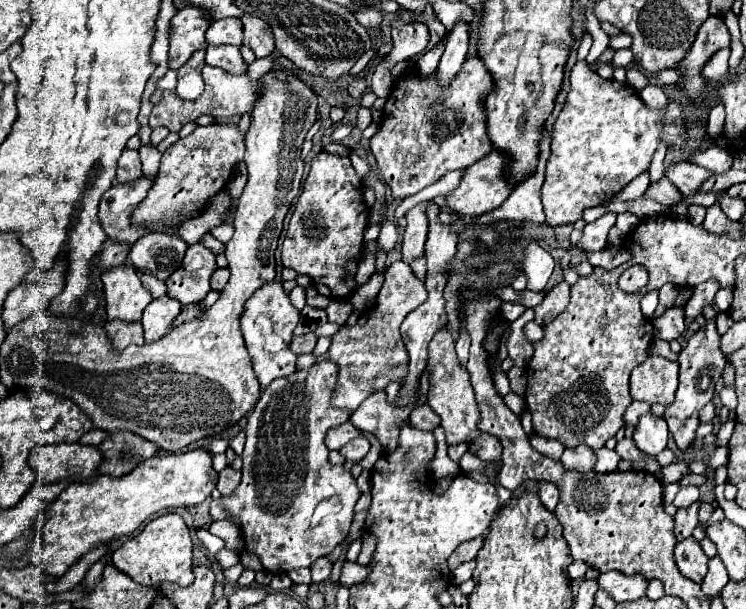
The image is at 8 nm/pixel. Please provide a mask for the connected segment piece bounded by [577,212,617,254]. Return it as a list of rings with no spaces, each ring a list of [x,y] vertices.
[[[607,212],[605,218],[599,218],[599,220],[587,224],[587,226],[583,228],[581,240],[577,242],[577,248],[583,250],[585,254],[587,254],[587,252],[603,250],[603,248],[607,246],[607,232],[609,232],[611,226],[615,224],[615,218],[617,218],[617,214]]]

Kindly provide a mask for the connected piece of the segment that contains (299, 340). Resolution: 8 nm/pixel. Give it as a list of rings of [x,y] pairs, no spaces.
[[[309,332],[303,336],[295,336],[291,342],[291,350],[295,354],[309,354],[309,352],[313,352],[315,344],[317,344],[317,336],[313,332]]]

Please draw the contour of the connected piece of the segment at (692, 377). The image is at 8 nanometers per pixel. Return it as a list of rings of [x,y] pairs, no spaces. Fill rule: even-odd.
[[[707,320],[703,328],[699,328],[699,332],[695,332],[687,346],[681,350],[677,362],[679,362],[679,388],[675,392],[675,400],[673,404],[669,404],[665,408],[663,418],[669,424],[669,432],[675,438],[675,444],[679,448],[679,452],[687,452],[687,448],[693,444],[695,440],[695,432],[699,428],[699,410],[711,402],[713,392],[715,392],[715,384],[725,368],[725,356],[719,350],[719,340],[721,336],[715,330],[715,320]]]

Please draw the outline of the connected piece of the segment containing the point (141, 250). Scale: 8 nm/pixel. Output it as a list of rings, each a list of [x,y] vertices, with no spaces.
[[[147,234],[129,252],[127,260],[143,274],[167,280],[183,262],[187,244],[179,236]]]

